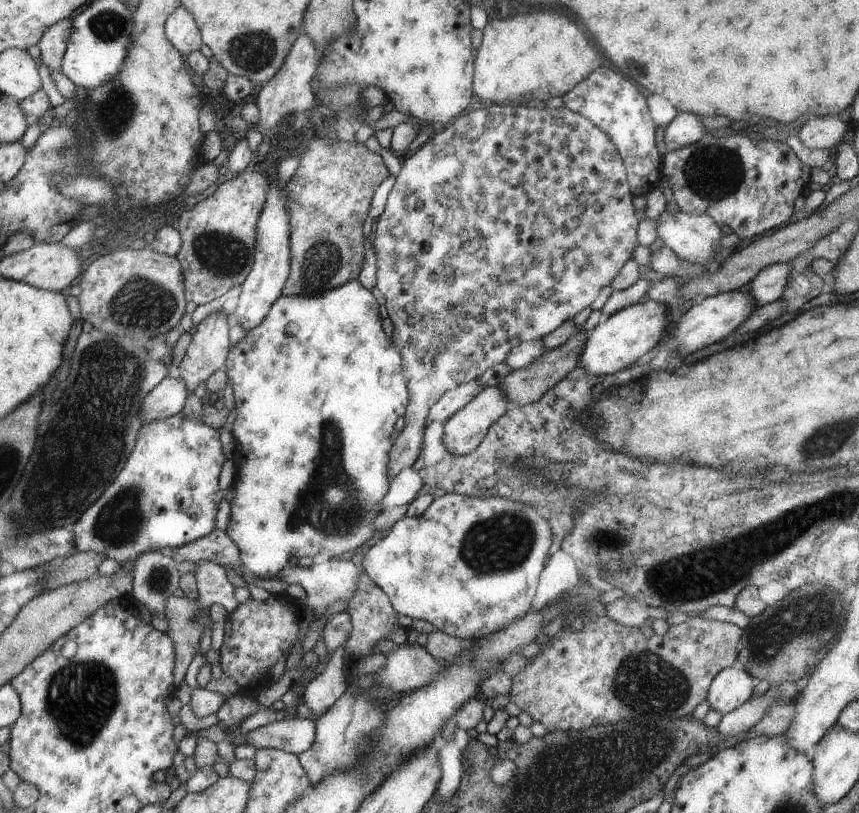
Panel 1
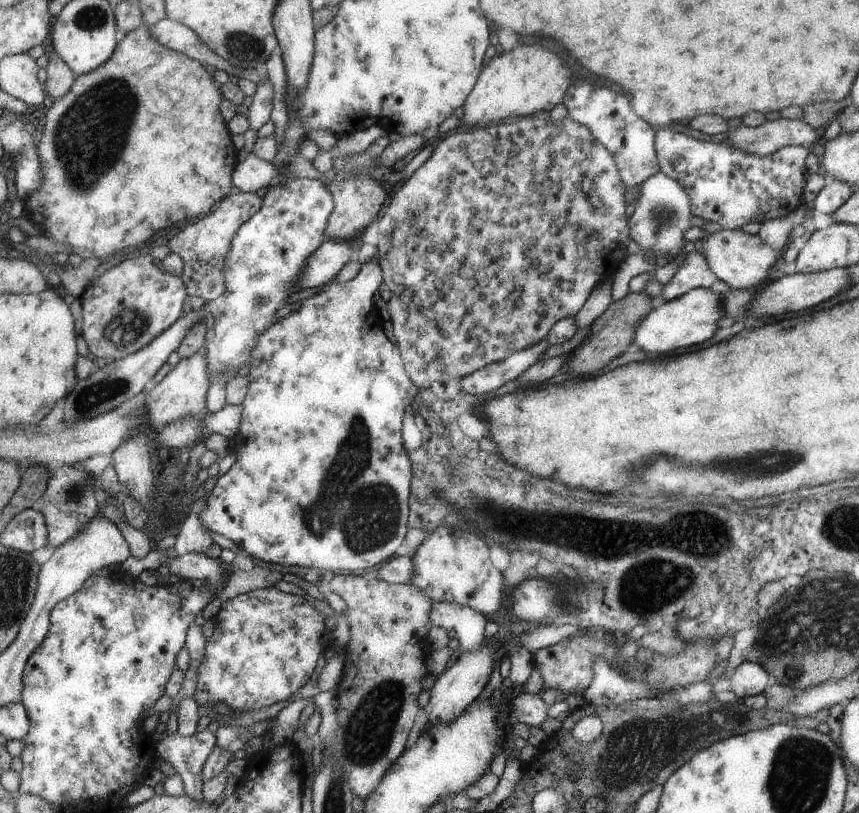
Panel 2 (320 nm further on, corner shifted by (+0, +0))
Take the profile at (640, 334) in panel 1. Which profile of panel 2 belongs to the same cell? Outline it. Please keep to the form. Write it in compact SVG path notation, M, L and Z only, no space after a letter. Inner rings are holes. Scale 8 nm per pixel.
M701 287L688 290L681 296L654 306L634 330L633 344L656 357L663 356L663 352L671 352L675 348L701 344L717 330L717 320L724 316L723 309L721 296L717 292Z

